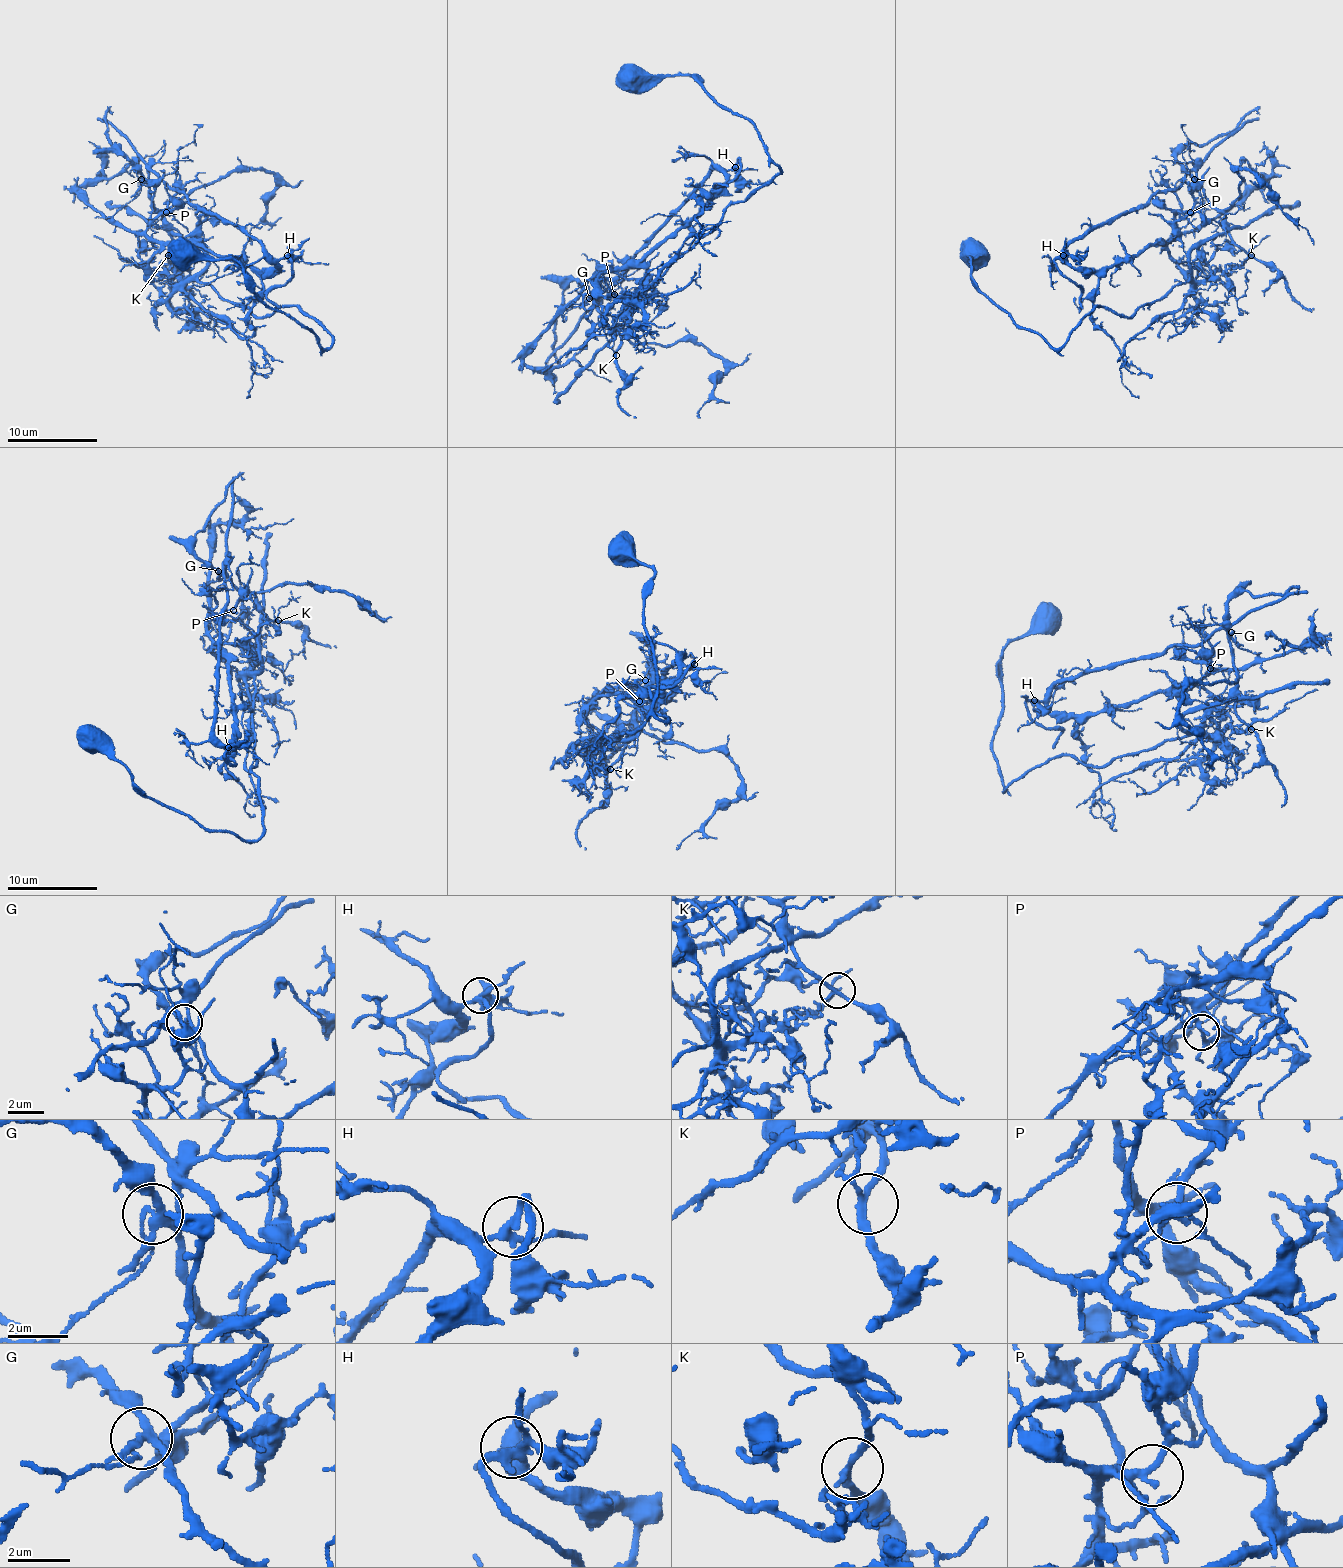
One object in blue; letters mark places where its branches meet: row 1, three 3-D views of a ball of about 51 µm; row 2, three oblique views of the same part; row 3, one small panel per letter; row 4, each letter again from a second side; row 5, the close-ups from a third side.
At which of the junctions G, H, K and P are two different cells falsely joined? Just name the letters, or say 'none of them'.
G

